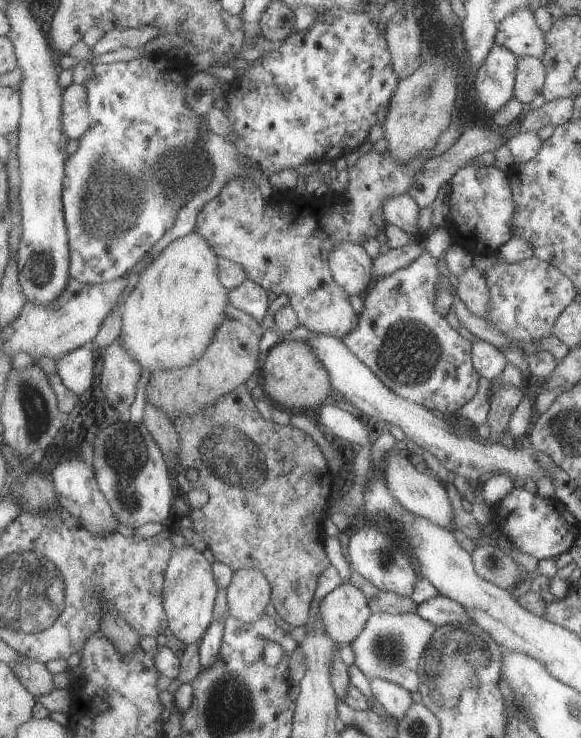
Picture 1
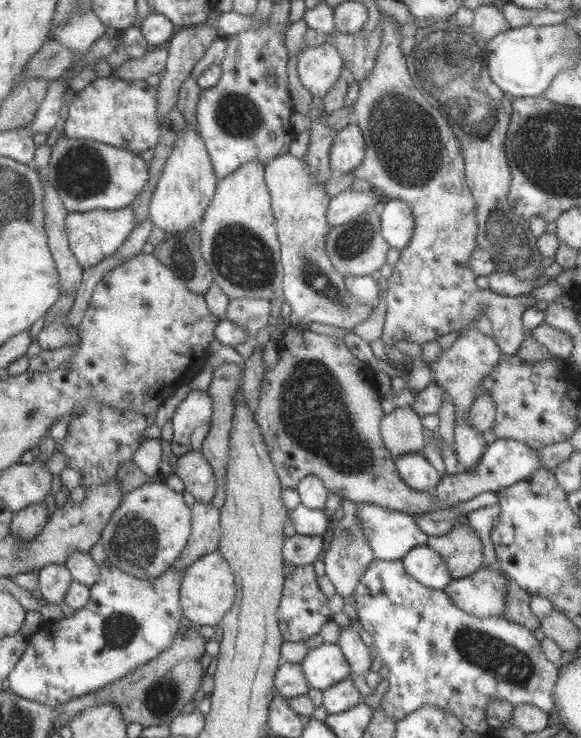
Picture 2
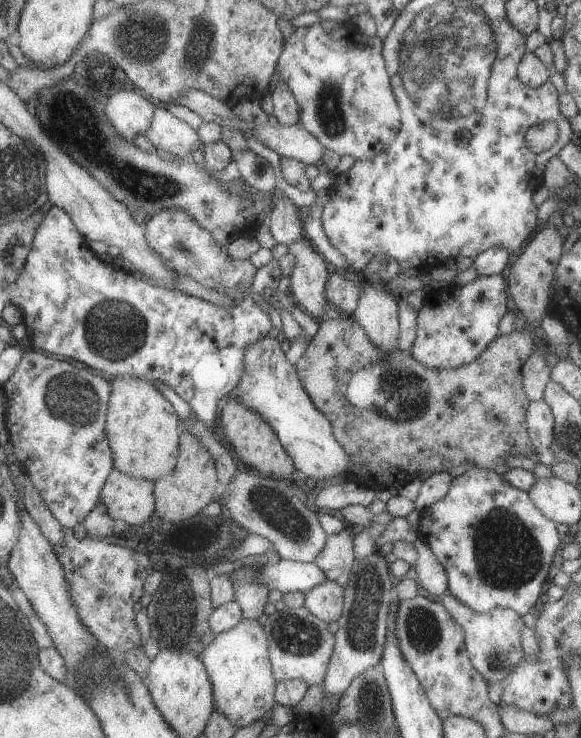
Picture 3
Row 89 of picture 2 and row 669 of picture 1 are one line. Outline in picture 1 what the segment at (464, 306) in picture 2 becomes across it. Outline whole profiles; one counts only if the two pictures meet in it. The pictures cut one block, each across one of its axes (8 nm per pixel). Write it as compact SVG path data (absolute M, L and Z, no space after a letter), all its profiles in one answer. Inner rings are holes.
M372 613L362 632L351 642L355 665L369 680L381 678L402 686L408 692L420 690L420 676L424 650L438 627L424 620L418 613L390 614Z

